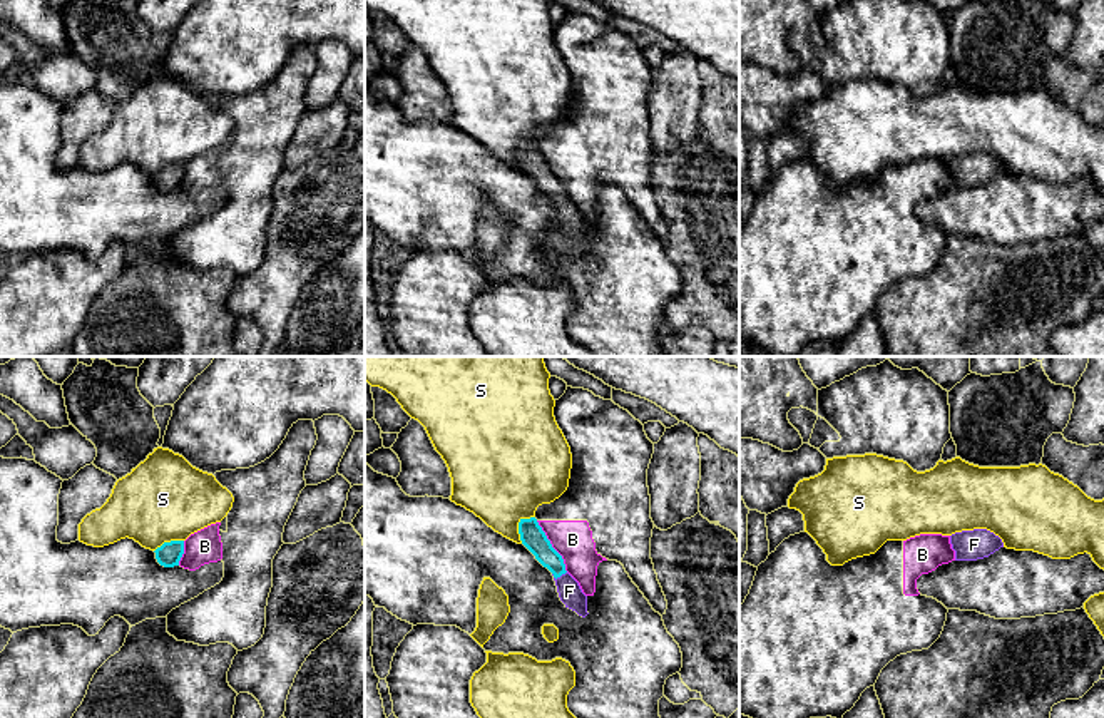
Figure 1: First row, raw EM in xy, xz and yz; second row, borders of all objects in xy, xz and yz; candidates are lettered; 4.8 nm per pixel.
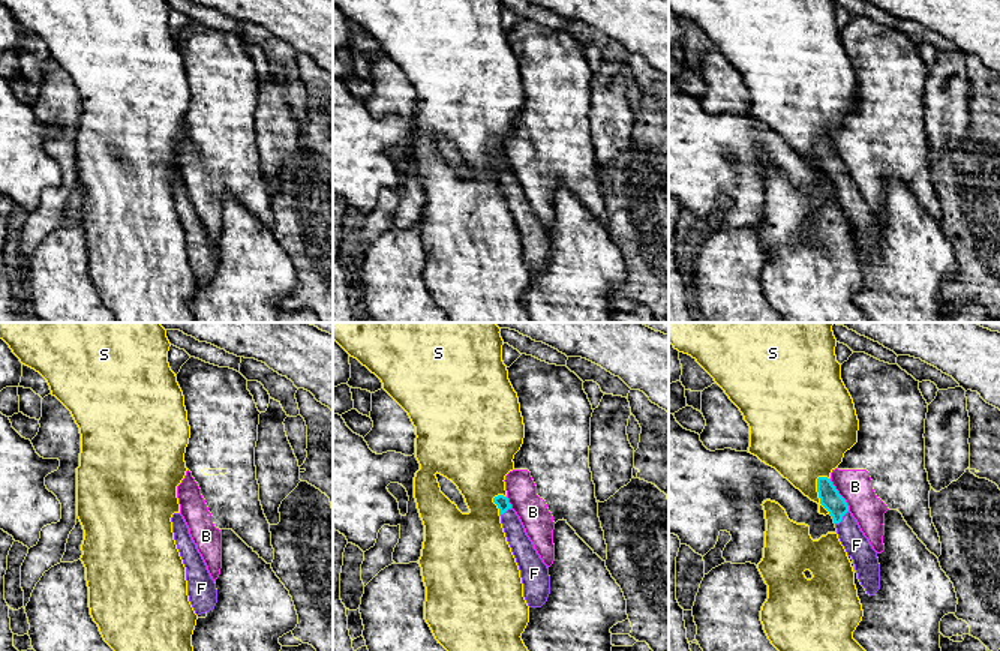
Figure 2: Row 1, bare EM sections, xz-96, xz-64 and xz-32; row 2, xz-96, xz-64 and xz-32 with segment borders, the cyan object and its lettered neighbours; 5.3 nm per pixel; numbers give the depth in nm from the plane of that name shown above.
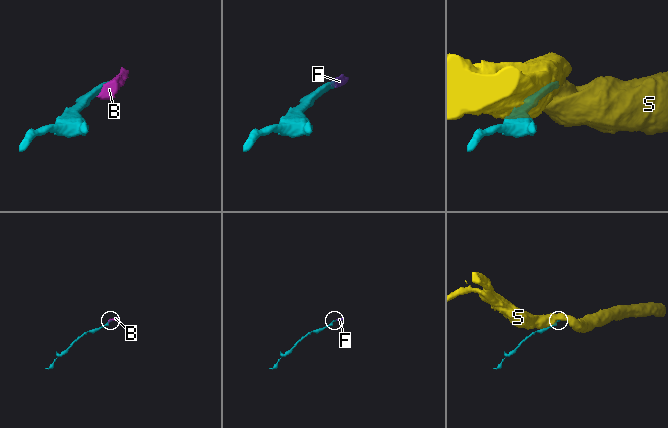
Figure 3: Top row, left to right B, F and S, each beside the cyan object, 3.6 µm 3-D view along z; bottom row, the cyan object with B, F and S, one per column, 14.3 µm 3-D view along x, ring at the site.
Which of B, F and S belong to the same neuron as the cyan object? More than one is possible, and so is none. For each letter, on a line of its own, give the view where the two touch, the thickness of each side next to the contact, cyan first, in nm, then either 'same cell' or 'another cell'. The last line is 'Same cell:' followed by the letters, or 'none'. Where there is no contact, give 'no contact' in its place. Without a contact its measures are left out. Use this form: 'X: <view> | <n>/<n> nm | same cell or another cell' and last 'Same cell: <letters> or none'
B: xz | 120/190 nm | another cell
F: xz | 120/110 nm | same cell
S: xz | 120/440 nm | another cell
Same cell: F

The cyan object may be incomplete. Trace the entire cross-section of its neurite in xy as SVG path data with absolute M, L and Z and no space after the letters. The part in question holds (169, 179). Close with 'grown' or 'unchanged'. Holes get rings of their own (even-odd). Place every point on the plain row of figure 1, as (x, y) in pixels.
M184 166L164 167L154 177L156 177L156 184L161 191L164 191L164 192L179 191L179 186L184 179Z; unchanged

